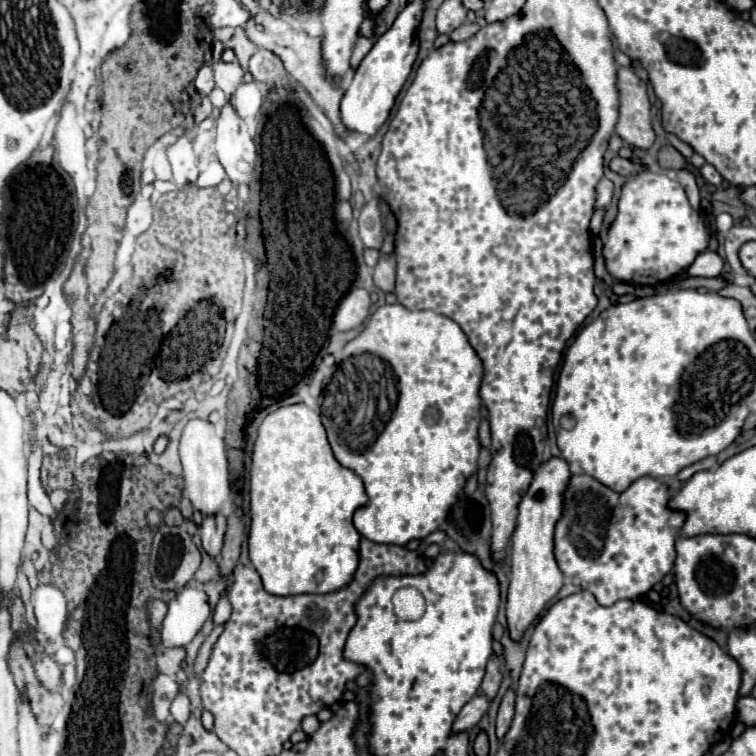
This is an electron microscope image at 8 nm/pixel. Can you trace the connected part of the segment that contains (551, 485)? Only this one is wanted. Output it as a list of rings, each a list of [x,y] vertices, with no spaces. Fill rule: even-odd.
[[[557,457],[549,459],[545,465],[541,465],[541,469],[537,469],[529,491],[519,503],[517,529],[511,537],[511,575],[507,593],[507,623],[513,641],[521,641],[529,625],[541,615],[545,605],[559,593],[563,585],[563,573],[553,557],[553,529],[561,517],[561,495],[569,477],[571,473],[567,461]]]

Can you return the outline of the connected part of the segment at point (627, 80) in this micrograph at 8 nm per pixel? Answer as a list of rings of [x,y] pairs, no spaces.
[[[621,67],[617,73],[619,89],[619,121],[615,133],[637,149],[649,149],[655,141],[651,127],[651,103],[647,99],[647,85],[631,67]]]

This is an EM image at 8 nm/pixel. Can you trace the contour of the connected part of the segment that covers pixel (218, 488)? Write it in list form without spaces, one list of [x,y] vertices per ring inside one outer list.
[[[201,419],[189,421],[181,435],[179,455],[181,455],[181,465],[183,465],[185,493],[193,509],[199,511],[203,517],[221,513],[223,503],[231,499],[231,479],[229,479],[225,443],[223,443],[223,437],[217,433],[215,425],[211,425],[209,421],[201,421]]]

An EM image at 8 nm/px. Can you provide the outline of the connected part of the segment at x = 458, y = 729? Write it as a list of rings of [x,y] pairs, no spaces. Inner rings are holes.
[[[485,695],[473,697],[473,699],[461,709],[461,713],[457,715],[457,719],[455,719],[455,723],[453,723],[453,735],[471,731],[471,729],[481,721],[481,717],[483,717],[485,713],[487,713],[487,697],[485,697]]]

